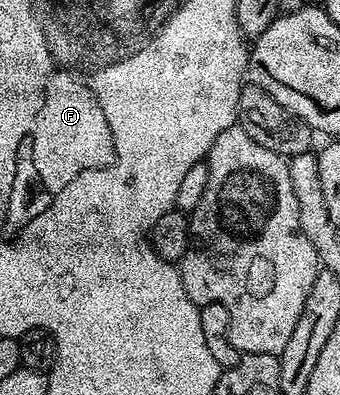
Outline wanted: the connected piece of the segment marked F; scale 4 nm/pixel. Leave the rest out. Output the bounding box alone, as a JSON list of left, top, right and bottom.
[29,69,119,196]

